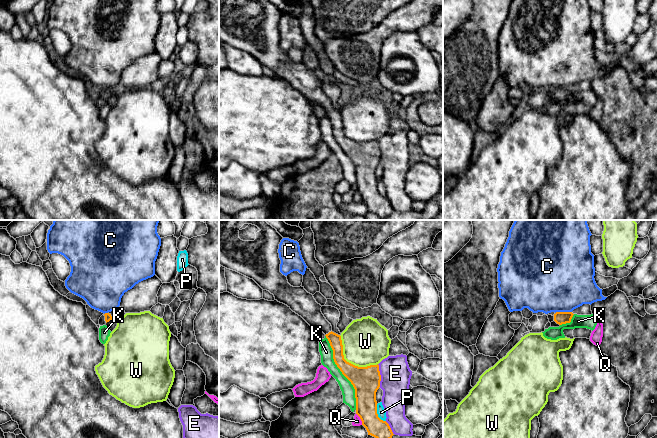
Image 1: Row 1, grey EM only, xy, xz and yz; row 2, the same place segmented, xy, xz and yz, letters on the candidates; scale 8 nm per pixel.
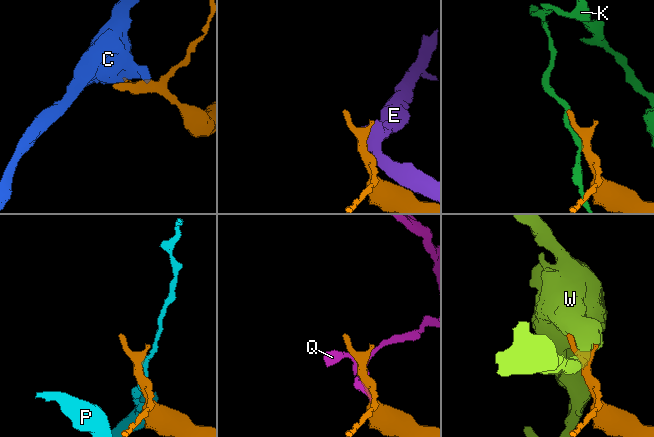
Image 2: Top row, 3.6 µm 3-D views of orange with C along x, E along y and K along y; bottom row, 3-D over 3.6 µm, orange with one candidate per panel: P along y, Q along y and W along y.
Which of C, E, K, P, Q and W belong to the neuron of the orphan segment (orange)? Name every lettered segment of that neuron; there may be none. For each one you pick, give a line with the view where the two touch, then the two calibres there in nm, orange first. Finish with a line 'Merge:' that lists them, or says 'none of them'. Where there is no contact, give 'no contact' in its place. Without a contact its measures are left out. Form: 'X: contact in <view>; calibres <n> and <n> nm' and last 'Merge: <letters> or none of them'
Merge: none of them

